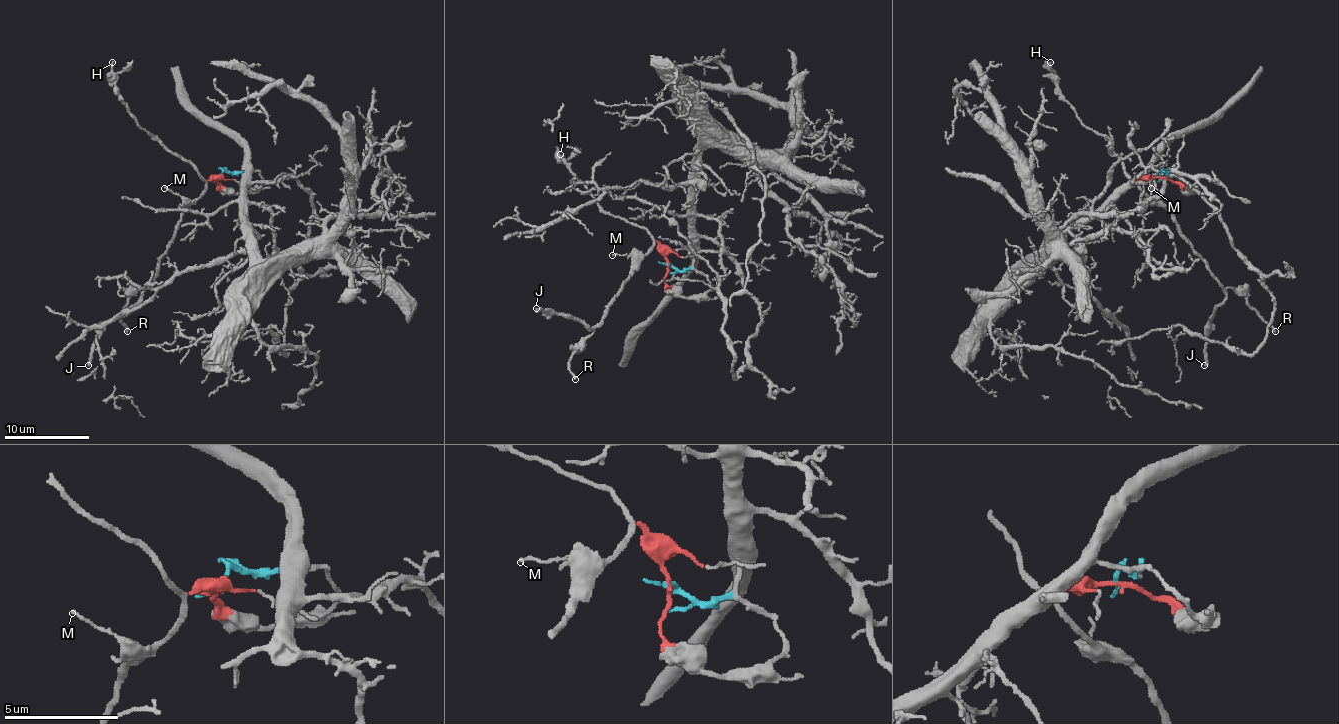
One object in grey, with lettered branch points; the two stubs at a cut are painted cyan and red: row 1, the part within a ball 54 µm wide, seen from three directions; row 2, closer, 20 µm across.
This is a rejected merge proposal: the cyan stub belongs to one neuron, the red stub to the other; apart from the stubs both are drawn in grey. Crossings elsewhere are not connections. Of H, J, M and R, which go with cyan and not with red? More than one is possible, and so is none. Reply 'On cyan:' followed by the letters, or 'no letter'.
On cyan: no letter

